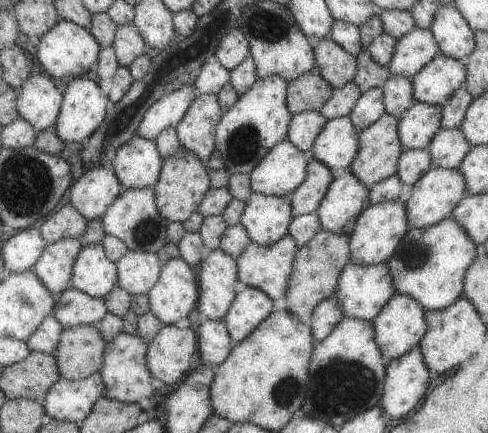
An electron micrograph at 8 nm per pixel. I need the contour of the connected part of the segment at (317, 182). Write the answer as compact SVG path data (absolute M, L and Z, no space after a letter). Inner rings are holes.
M308 157L303 182L287 195L292 216L314 212L323 200L332 179L329 168L312 157Z

